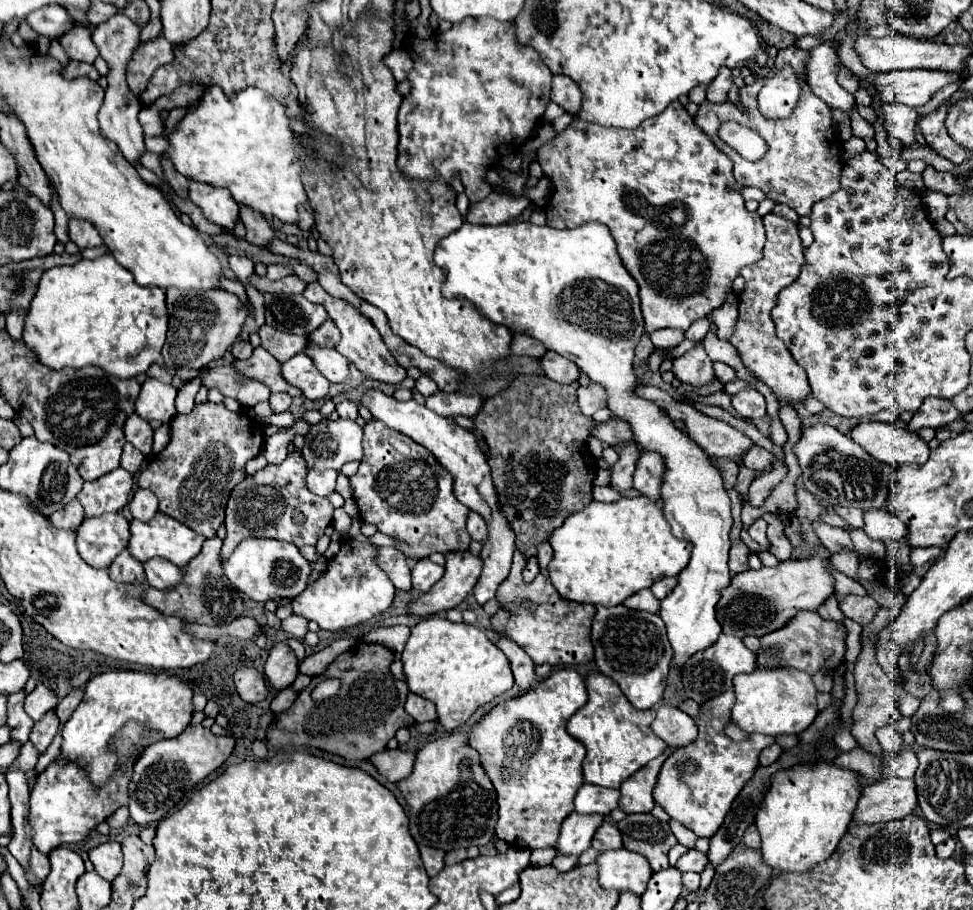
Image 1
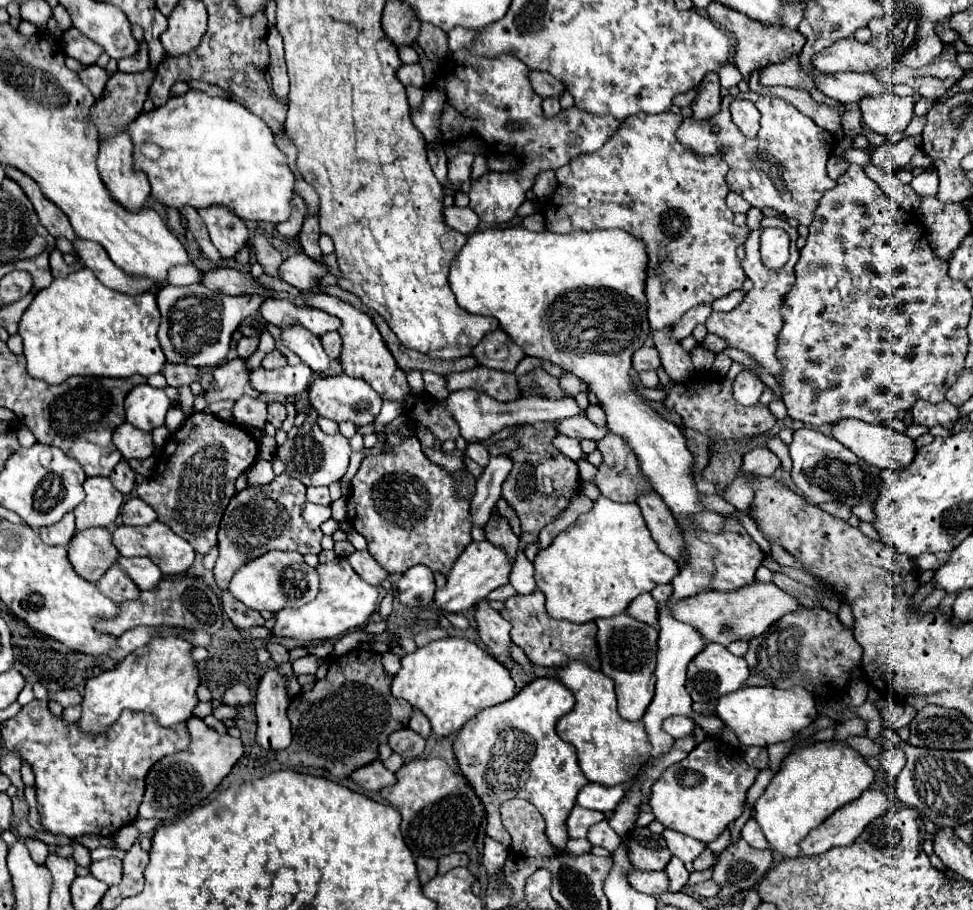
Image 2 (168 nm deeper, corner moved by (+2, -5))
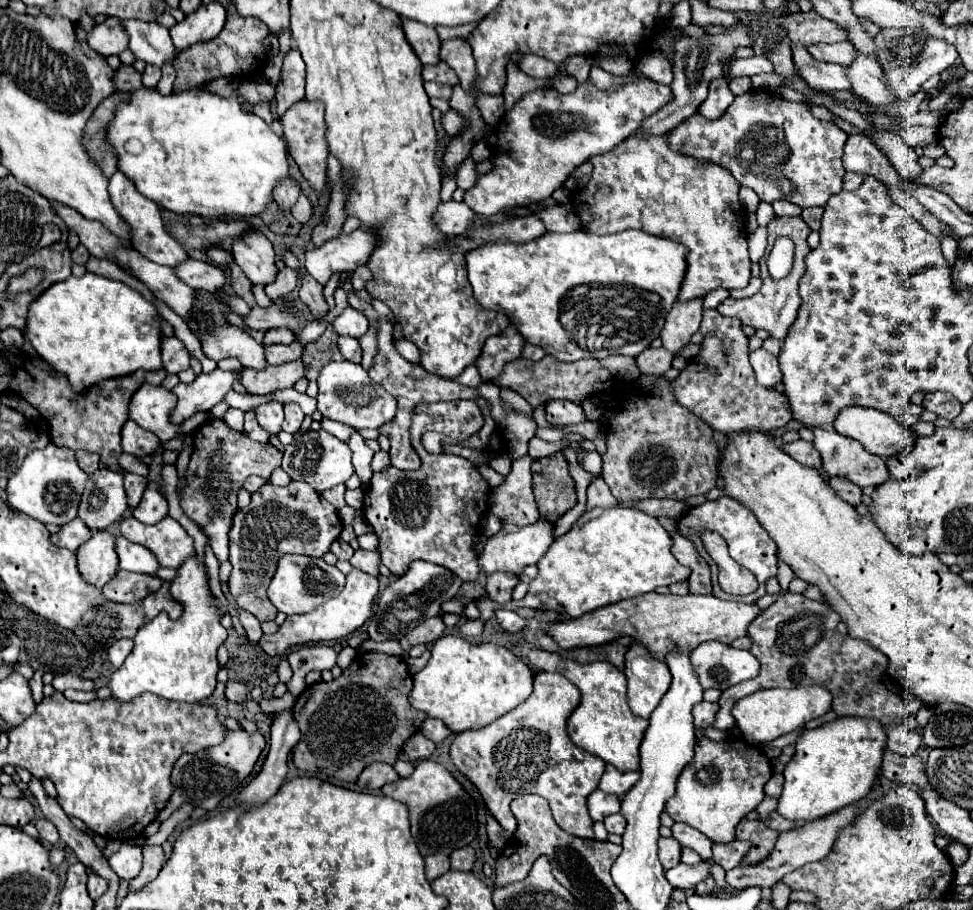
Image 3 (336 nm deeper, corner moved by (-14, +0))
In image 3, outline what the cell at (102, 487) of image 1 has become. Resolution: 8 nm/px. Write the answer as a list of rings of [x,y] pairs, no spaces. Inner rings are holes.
[[[98,468],[84,490],[78,516],[92,530],[104,530],[110,524],[122,520],[128,510],[126,490],[122,484],[122,474],[106,468]]]

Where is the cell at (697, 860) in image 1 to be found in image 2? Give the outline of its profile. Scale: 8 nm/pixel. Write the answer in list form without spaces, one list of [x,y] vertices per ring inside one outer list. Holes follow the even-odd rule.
[[[704,849],[704,851],[698,855],[698,859],[694,861],[694,869],[696,869],[696,871],[710,869],[712,865],[714,865],[714,855],[712,855],[710,849]]]

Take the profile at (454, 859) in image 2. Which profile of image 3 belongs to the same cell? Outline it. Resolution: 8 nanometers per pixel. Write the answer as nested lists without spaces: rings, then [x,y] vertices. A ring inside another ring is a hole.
[[[466,846],[466,848],[454,850],[450,854],[450,860],[452,860],[452,870],[472,870],[476,862],[476,852],[472,846]]]

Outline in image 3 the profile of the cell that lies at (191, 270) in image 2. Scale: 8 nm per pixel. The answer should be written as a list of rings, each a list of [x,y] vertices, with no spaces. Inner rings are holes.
[[[116,170],[116,174],[112,174],[110,178],[110,186],[108,186],[110,198],[116,206],[116,210],[120,212],[120,216],[132,226],[132,240],[134,240],[134,248],[138,252],[142,252],[146,258],[150,258],[156,264],[166,264],[166,266],[178,266],[182,262],[186,262],[190,256],[188,252],[164,230],[164,222],[160,216],[160,206],[156,206],[156,202],[144,198],[132,180],[128,180],[126,174],[122,174],[120,170]]]

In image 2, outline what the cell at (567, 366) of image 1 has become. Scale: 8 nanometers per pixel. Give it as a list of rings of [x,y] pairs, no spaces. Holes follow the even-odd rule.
[[[524,357],[520,363],[518,363],[518,367],[516,367],[516,375],[518,377],[522,377],[524,373],[528,373],[528,371],[532,371],[532,369],[536,369],[536,367],[540,367],[540,359],[536,359],[536,357]]]

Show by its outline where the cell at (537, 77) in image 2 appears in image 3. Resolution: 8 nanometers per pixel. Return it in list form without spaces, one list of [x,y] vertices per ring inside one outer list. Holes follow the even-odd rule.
[[[534,54],[522,56],[520,62],[518,62],[518,68],[522,72],[526,72],[528,76],[542,78],[542,80],[548,80],[548,78],[556,76],[556,72],[558,72],[558,66],[554,62],[542,58],[542,56],[534,56]]]

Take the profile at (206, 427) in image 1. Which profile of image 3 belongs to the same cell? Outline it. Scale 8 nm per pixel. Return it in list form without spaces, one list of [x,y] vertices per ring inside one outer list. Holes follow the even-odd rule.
[[[208,418],[198,430],[192,432],[194,452],[186,468],[186,484],[180,492],[180,506],[184,514],[194,520],[202,532],[206,532],[212,550],[220,562],[228,558],[228,532],[232,528],[232,518],[236,514],[236,494],[244,486],[244,480],[252,474],[270,478],[272,470],[280,466],[282,452],[276,450],[270,442],[260,444],[248,438],[244,432],[230,428],[224,420]],[[212,508],[212,510],[210,510]],[[212,512],[212,516],[210,516]],[[212,522],[212,534],[208,526]]]

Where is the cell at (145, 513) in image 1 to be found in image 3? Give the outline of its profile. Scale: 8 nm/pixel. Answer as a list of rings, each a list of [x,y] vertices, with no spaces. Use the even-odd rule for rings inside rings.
[[[154,482],[148,484],[148,488],[144,492],[144,498],[134,508],[132,514],[144,524],[156,524],[156,522],[160,522],[168,516],[168,502]]]

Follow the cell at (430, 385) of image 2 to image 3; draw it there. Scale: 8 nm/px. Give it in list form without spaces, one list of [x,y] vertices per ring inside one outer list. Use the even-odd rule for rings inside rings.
[[[474,364],[468,366],[462,375],[459,375],[456,380],[458,380],[461,384],[470,386],[472,388],[477,388],[482,382],[481,376]]]

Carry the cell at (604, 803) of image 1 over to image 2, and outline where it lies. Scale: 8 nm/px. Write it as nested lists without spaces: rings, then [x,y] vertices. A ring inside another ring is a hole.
[[[632,781],[622,783],[622,785],[600,785],[600,783],[588,783],[580,793],[578,793],[578,805],[586,807],[586,809],[594,809],[594,811],[602,811],[602,813],[612,813],[618,805],[618,801],[624,797],[626,789],[630,789]]]

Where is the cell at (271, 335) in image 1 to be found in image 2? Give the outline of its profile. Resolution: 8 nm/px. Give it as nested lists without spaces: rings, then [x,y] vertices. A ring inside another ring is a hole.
[[[278,349],[266,353],[266,357],[262,359],[264,369],[278,369],[278,367],[284,367],[284,365],[286,365],[286,357]]]

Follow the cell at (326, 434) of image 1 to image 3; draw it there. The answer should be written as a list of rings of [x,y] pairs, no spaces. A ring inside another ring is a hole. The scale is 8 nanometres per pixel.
[[[308,430],[304,432],[298,440],[286,446],[284,458],[282,458],[282,468],[288,472],[292,480],[302,480],[308,482],[314,490],[324,492],[336,484],[346,482],[354,474],[352,466],[352,450],[348,442],[340,442],[336,436],[328,434],[326,430]]]

